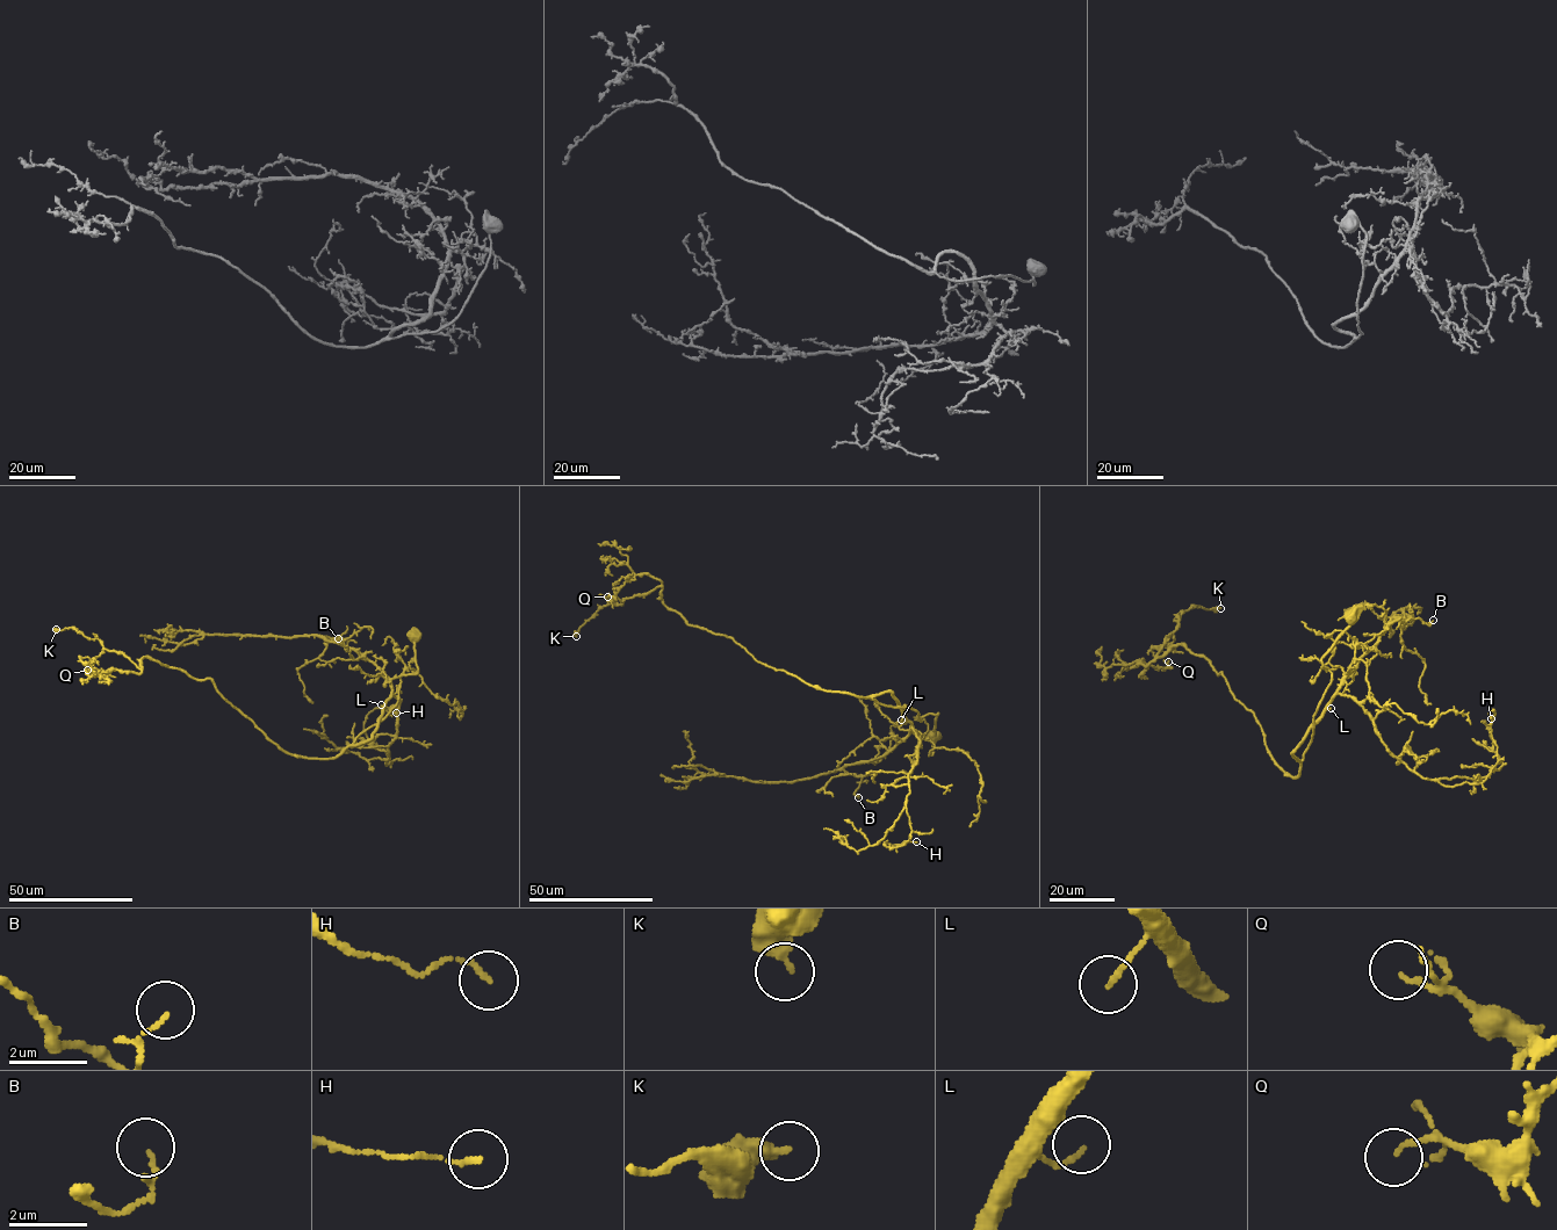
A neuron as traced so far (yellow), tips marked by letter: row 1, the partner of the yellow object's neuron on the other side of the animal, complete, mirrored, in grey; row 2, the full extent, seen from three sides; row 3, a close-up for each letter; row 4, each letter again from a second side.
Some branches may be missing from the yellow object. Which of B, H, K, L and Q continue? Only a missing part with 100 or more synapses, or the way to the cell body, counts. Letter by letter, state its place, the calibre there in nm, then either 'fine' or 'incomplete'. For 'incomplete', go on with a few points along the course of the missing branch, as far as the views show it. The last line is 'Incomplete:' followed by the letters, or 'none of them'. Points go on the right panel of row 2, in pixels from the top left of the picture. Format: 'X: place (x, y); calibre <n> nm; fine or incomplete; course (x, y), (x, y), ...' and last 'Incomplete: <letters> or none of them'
B: place (1433, 620); calibre 90 nm; fine
H: place (1491, 718); calibre 110 nm; fine
K: place (1220, 608); calibre 400 nm; fine
L: place (1331, 708); calibre 110 nm; fine
Q: place (1168, 661); calibre 130 nm; fine
Incomplete: none of them

